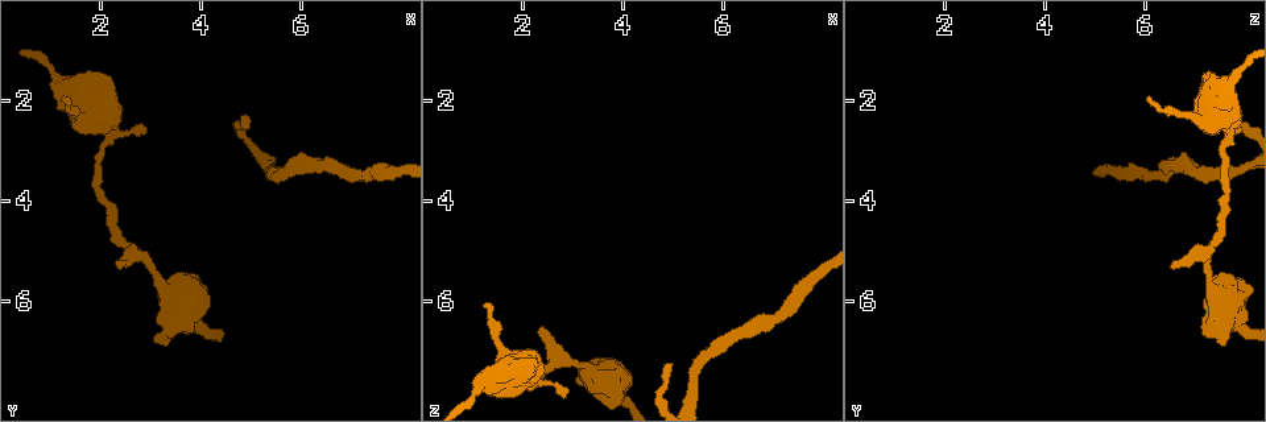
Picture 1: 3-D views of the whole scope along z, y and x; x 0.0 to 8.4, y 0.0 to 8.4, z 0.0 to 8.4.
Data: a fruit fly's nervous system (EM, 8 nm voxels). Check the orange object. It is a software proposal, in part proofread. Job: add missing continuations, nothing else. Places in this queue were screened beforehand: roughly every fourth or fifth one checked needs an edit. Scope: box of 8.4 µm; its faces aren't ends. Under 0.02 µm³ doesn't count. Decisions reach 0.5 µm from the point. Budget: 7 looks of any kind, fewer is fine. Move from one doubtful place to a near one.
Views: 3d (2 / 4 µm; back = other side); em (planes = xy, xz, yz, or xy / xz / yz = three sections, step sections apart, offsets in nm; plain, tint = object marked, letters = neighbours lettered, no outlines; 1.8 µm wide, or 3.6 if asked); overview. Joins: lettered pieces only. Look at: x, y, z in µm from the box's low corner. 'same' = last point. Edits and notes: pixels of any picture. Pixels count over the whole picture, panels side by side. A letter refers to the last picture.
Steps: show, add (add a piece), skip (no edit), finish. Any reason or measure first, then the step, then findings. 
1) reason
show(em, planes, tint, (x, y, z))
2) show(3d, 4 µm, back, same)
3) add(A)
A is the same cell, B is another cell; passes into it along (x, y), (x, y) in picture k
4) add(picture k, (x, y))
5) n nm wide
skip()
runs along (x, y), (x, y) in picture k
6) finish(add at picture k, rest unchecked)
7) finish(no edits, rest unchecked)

free end
show(3d, 2 µm, (2.35, 5.30, 6.55))

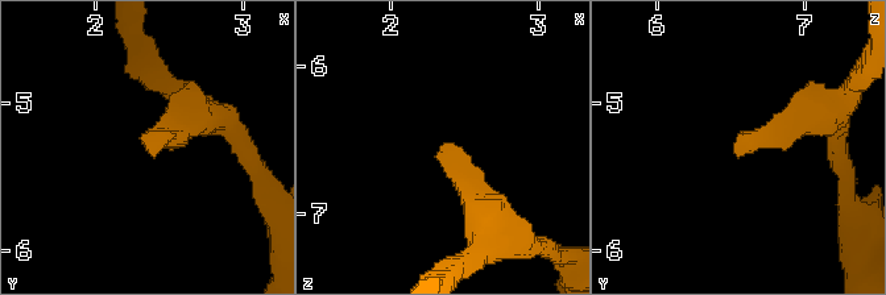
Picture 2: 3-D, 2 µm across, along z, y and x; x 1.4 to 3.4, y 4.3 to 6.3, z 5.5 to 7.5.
need the tissue
show(em, planes, letters, (2.38, 5.36, 6.54))

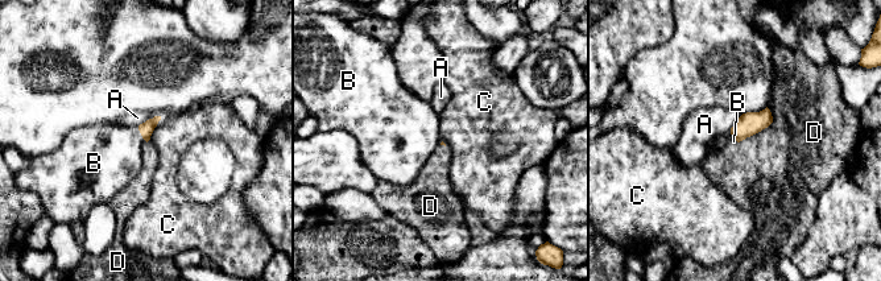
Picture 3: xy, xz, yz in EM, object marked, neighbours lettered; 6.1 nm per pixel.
add(B)
B is the same cell, A, C and D are other cells; it goes on there

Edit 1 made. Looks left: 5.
sudden change in width
show(3d, 2 µm, back, (1.10, 1.70, 7.65))

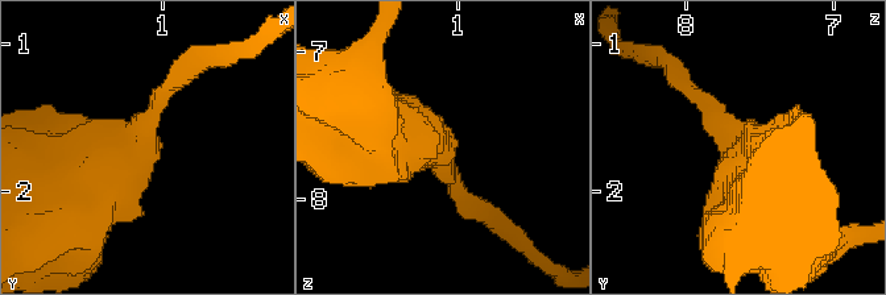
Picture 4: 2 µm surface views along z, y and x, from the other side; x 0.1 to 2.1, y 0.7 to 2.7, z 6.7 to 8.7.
need the tissue
show(em, planes, tint, (1.12, 1.64, 7.68))

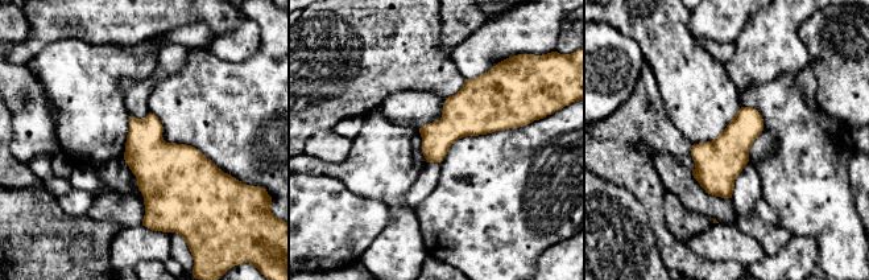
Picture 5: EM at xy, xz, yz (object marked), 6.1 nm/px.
what lies round it
show(em, planes, letters, same)

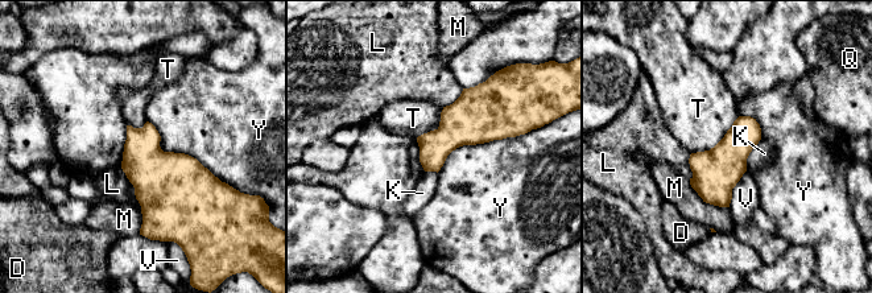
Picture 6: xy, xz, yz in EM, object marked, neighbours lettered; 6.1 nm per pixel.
200 nm wide
skip()
D, K, L, M, Q, T, V and Y are other cells; border along (739, 116), (713, 147), (691, 153) in picture 6; none of them fits

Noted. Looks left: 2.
finish(add at picture 3, rest unchecked)

